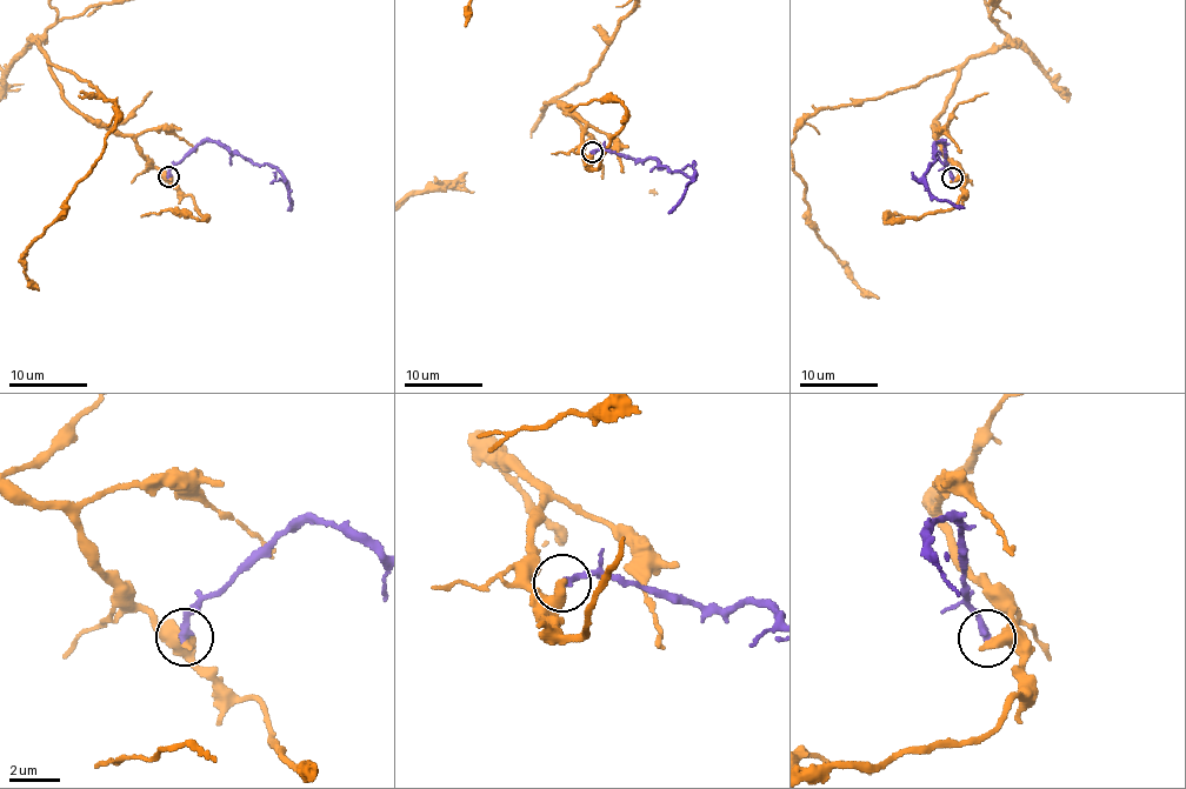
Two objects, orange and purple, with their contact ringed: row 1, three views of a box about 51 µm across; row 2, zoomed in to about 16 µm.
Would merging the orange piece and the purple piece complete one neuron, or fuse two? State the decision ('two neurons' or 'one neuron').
two neurons

